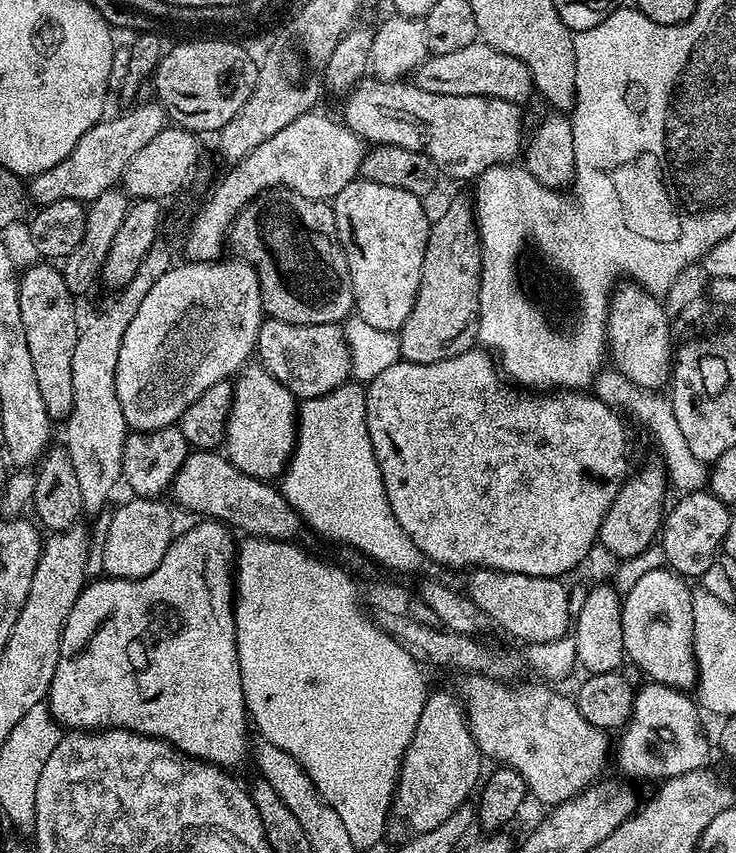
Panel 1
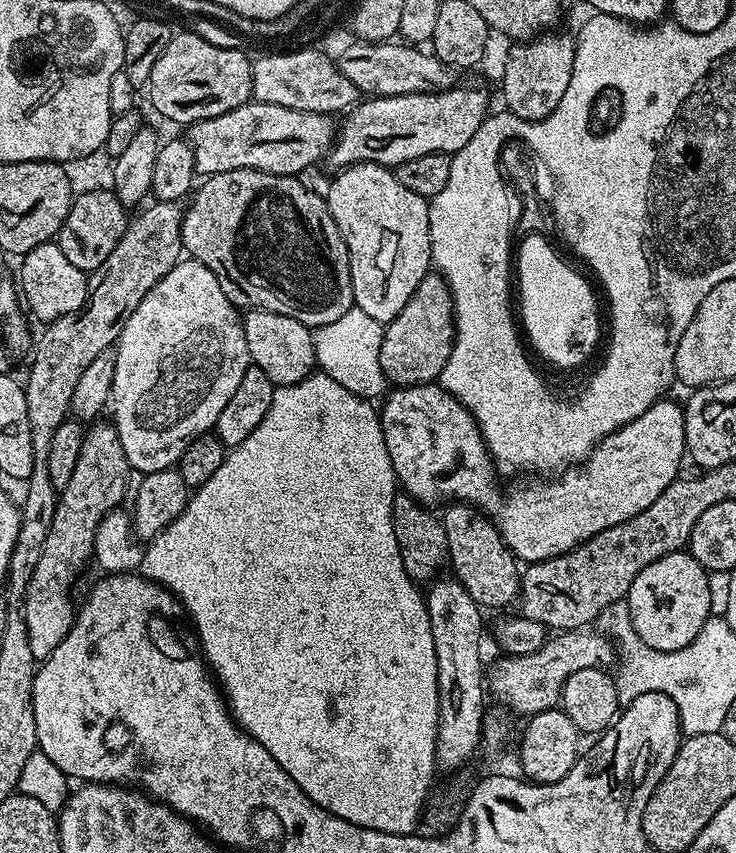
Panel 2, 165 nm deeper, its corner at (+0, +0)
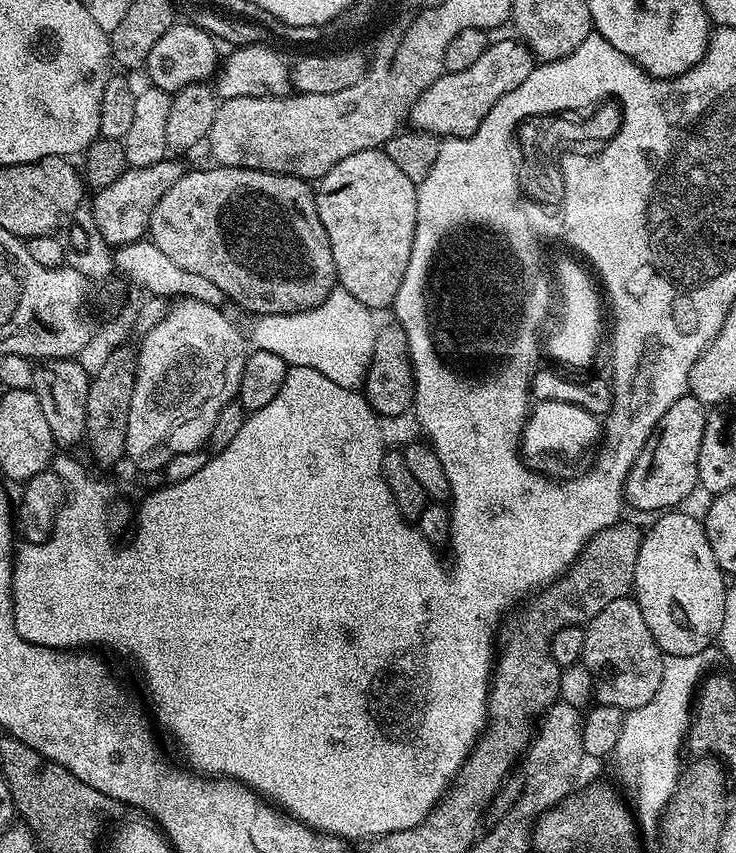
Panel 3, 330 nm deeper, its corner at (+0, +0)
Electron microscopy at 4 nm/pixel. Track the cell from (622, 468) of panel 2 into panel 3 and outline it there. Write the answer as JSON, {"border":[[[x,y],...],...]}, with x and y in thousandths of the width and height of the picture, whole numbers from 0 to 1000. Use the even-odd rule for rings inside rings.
{"border":[[[939,462],[921,467],[897,494],[889,499],[872,532],[861,542],[848,566],[848,585],[852,594],[865,596],[870,600],[895,603],[917,597],[940,576],[947,576],[948,530],[954,523],[954,509],[962,498],[963,484],[959,475]]]}

